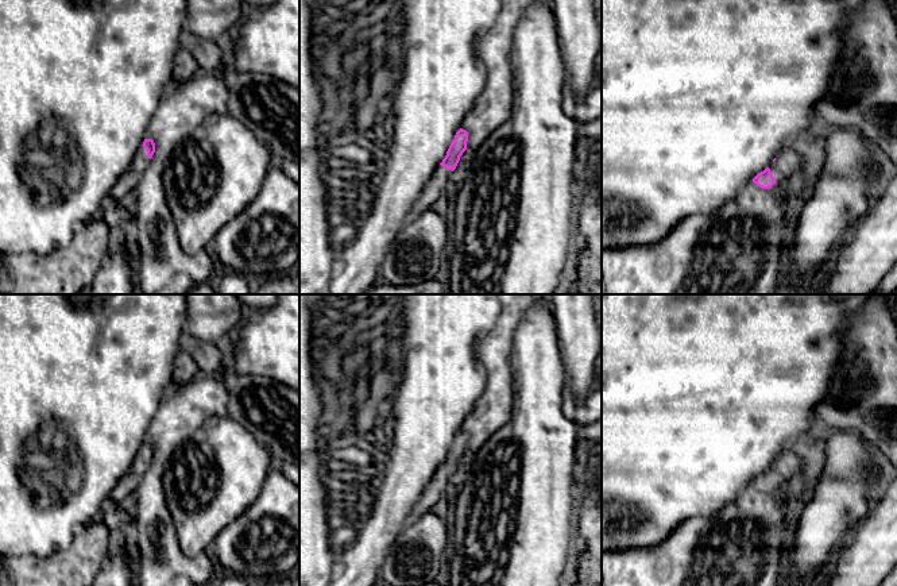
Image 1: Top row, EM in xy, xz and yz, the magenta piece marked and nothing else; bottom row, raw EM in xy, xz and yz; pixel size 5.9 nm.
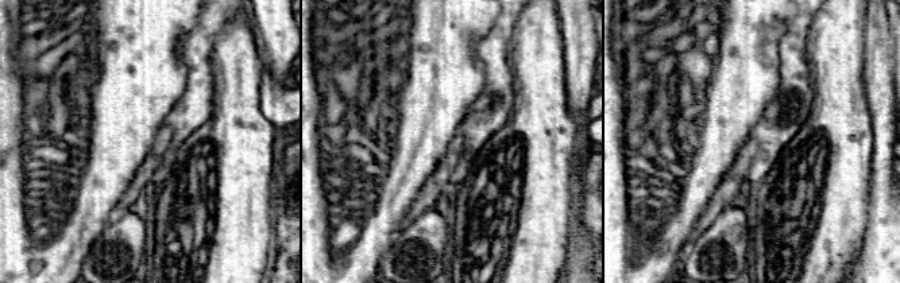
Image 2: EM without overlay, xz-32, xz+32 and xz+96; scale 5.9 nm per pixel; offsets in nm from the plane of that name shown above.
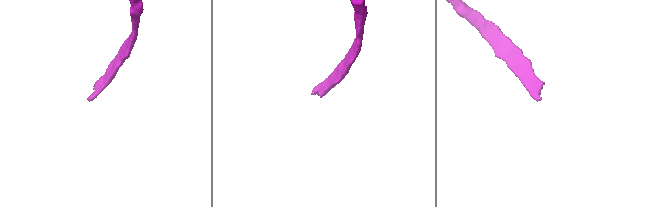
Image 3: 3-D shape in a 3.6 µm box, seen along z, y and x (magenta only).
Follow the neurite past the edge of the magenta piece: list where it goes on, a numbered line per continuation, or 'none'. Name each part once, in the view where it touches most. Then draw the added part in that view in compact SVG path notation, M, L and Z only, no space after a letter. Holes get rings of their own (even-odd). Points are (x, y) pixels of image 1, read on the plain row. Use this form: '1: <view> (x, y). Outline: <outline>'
1: xy (140, 463). Outline: M140 448L125 474L124 479L120 483L120 491L132 493L136 483L142 479L142 477L146 474L146 471L150 467L150 460L147 458L147 454L143 448Z

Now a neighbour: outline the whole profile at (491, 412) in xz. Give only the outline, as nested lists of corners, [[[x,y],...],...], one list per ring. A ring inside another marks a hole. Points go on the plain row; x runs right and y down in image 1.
[[[498,294],[500,315],[486,338],[476,344],[476,356],[487,373],[483,394],[464,419],[460,431],[468,435],[467,452],[449,483],[460,486],[468,477],[476,452],[496,431],[509,425],[514,402],[510,354],[514,334],[525,312],[544,294]]]

